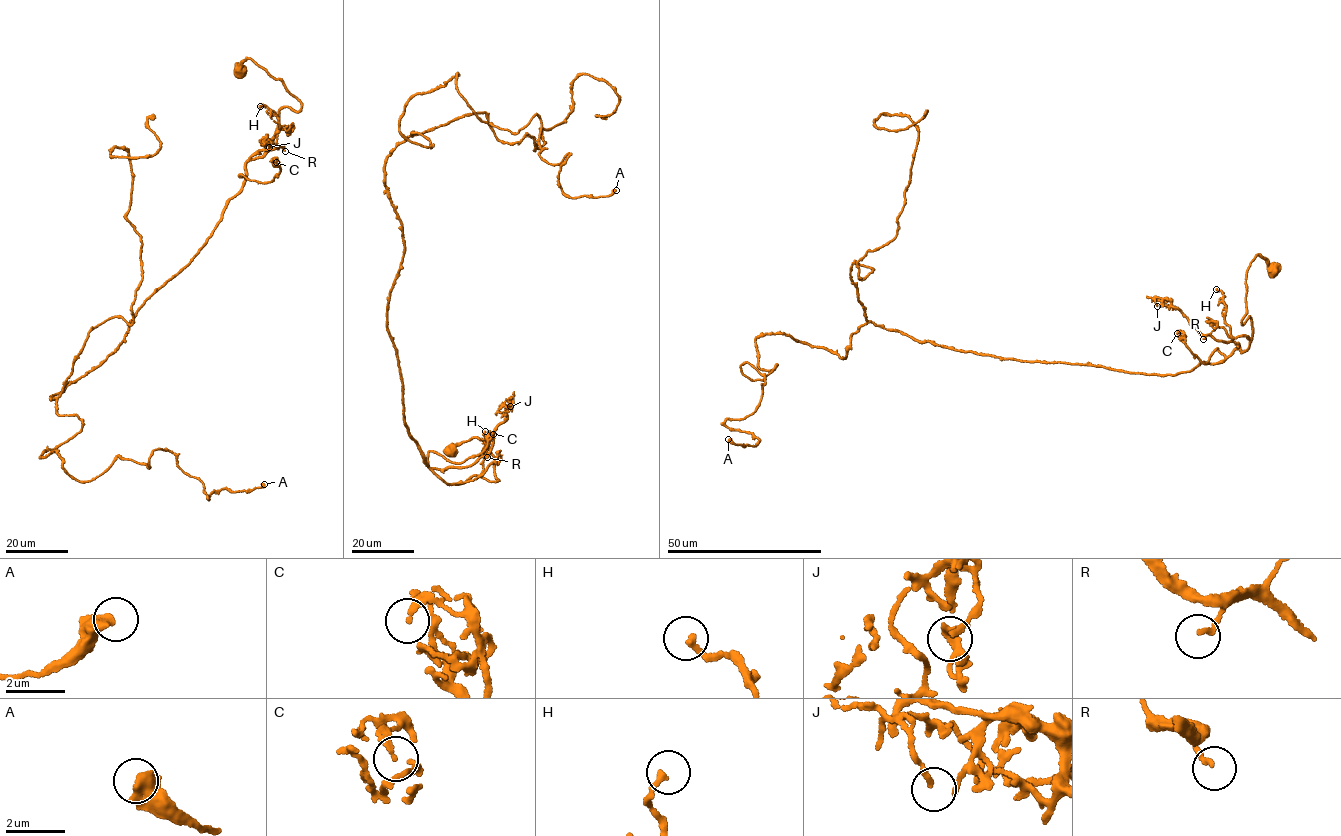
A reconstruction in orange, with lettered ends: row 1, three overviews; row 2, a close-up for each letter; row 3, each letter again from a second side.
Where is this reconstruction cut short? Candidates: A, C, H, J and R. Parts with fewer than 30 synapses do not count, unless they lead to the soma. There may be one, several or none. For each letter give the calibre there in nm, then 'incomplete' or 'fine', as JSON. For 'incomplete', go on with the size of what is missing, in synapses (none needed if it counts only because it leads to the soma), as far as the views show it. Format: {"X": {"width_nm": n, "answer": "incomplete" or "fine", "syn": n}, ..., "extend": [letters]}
{"A": {"width_nm": 500, "answer": "fine"}, "C": {"width_nm": 170, "answer": "fine"}, "H": {"width_nm": 200, "answer": "fine"}, "J": {"width_nm": 160, "answer": "fine"}, "R": {"width_nm": 150, "answer": "fine"}, "extend": []}

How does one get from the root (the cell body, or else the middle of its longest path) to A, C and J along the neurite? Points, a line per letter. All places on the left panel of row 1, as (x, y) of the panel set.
A: (239, 71), (301, 109), (50, 397), (82, 428), (39, 456), (82, 481), (158, 448), (208, 499), (264, 484)
C: (239, 71), (252, 59), (300, 103), (279, 110), (272, 145), (239, 175), (269, 182), (276, 162)
J: (239, 71), (252, 59), (300, 103), (279, 110), (272, 145), (251, 158), (283, 147), (267, 136), (269, 147)

